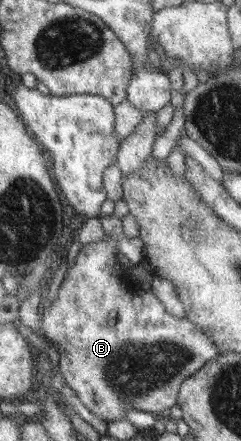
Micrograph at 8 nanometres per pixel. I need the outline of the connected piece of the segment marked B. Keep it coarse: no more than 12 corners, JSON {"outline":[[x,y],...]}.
{"outline":[[113,235],[82,247],[42,334],[94,415],[177,405],[222,352]]}

